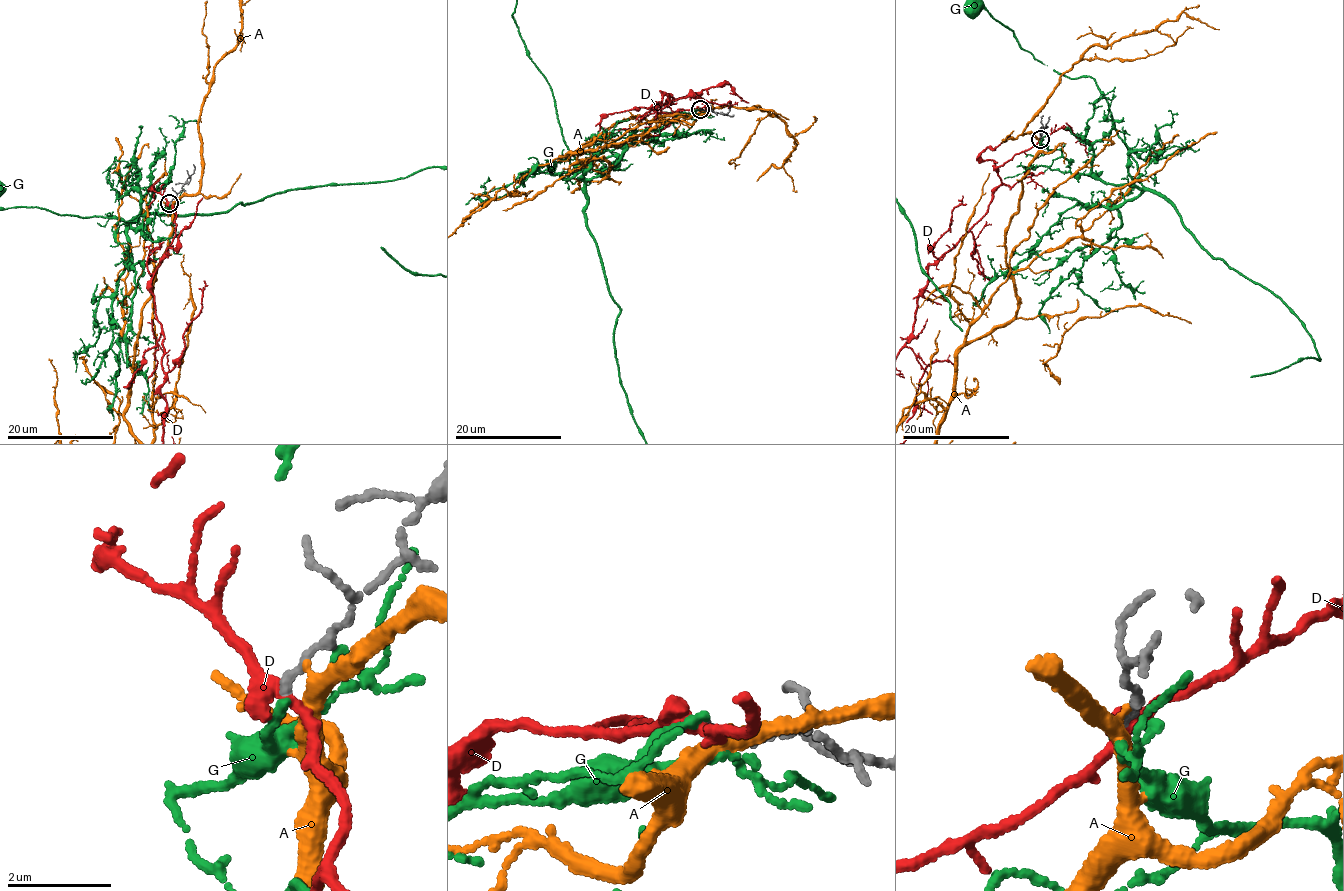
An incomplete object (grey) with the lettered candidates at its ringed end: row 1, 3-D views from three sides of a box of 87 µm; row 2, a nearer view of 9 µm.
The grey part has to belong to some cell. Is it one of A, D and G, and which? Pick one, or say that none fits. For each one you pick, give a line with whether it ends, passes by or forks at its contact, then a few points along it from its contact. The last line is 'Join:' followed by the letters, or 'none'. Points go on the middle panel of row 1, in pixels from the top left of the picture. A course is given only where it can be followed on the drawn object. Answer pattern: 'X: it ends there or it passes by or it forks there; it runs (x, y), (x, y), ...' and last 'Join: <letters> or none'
G: it ends there
Join: G

